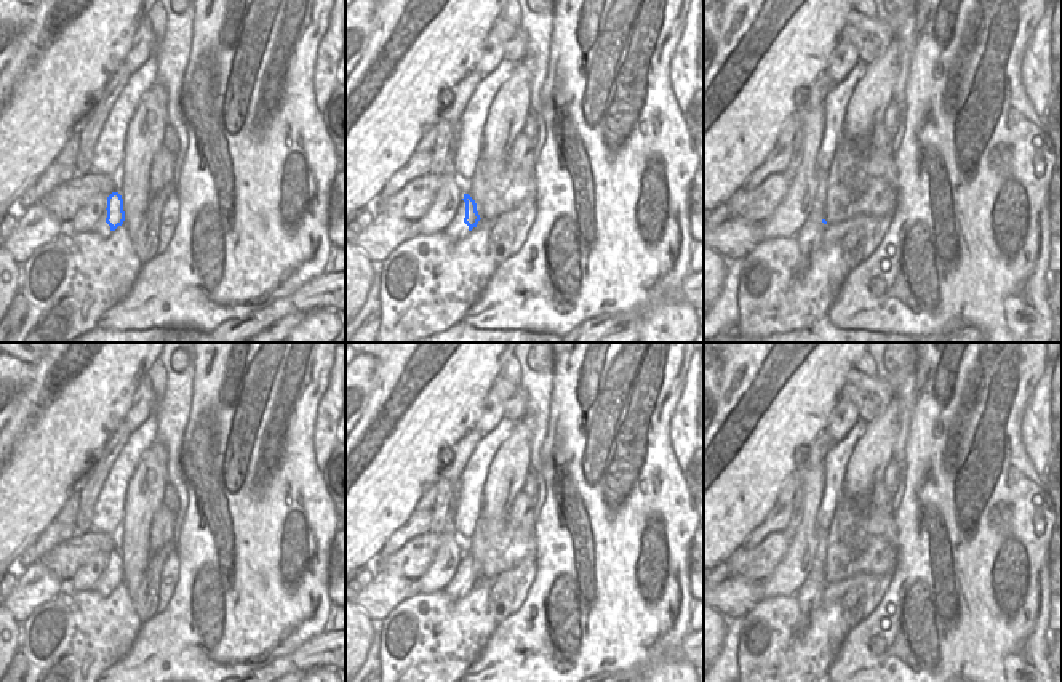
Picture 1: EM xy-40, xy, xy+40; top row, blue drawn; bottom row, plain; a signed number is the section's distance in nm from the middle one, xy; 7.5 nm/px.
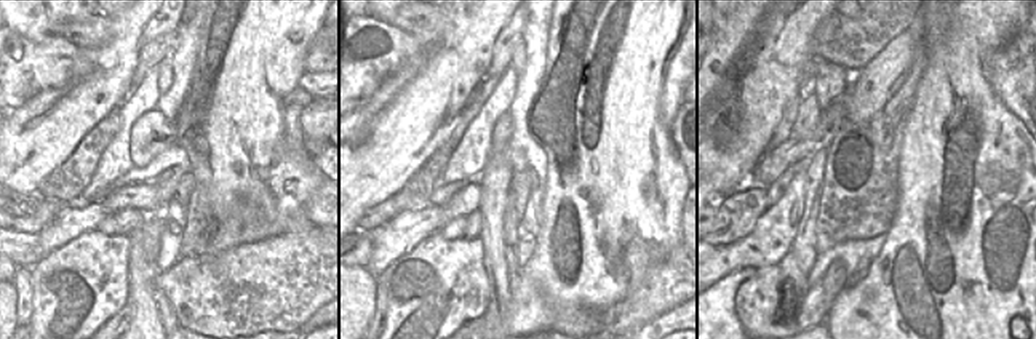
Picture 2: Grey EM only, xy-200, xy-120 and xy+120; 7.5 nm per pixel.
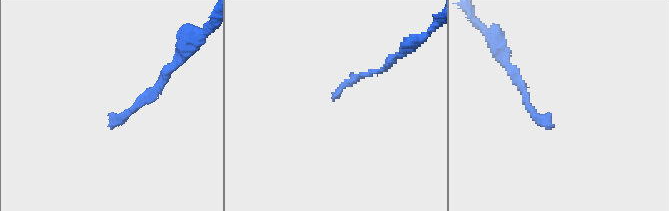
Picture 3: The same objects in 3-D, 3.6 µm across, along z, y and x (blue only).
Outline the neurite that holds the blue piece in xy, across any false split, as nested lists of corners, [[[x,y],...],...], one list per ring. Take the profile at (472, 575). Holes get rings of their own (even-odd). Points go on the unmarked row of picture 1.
[[[464,552],[464,557],[465,560],[465,576],[464,576],[464,581],[469,584],[469,589],[472,589],[473,586],[477,586],[478,580],[481,578],[478,570],[477,570],[477,562],[475,559],[469,554],[469,552]]]

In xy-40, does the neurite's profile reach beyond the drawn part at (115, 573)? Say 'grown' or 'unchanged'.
unchanged

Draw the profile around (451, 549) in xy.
[[[459,483],[453,496],[451,509],[446,516],[445,528],[440,535],[440,548],[429,570],[413,581],[414,594],[435,594],[443,591],[464,557],[467,540],[462,540],[453,525],[453,509],[457,501]]]

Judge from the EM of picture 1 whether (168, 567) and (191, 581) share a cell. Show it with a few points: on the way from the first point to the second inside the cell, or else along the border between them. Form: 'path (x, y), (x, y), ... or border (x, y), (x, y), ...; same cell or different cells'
border (175, 546), (179, 564), (176, 581); different cells

